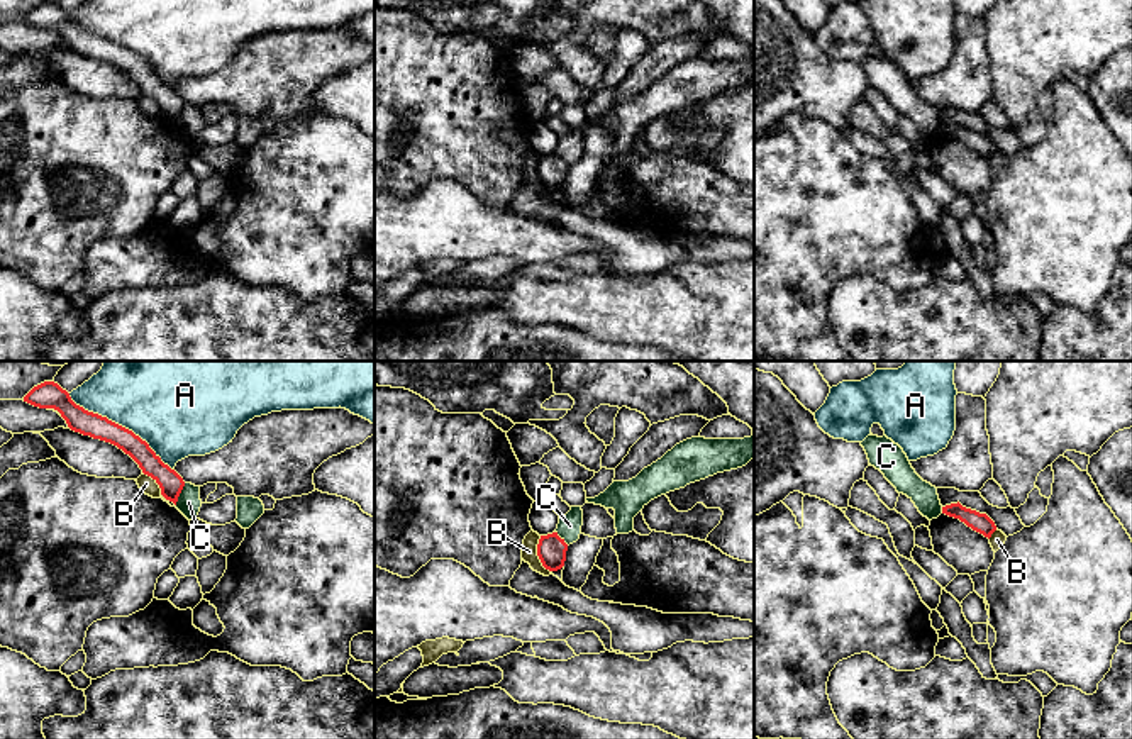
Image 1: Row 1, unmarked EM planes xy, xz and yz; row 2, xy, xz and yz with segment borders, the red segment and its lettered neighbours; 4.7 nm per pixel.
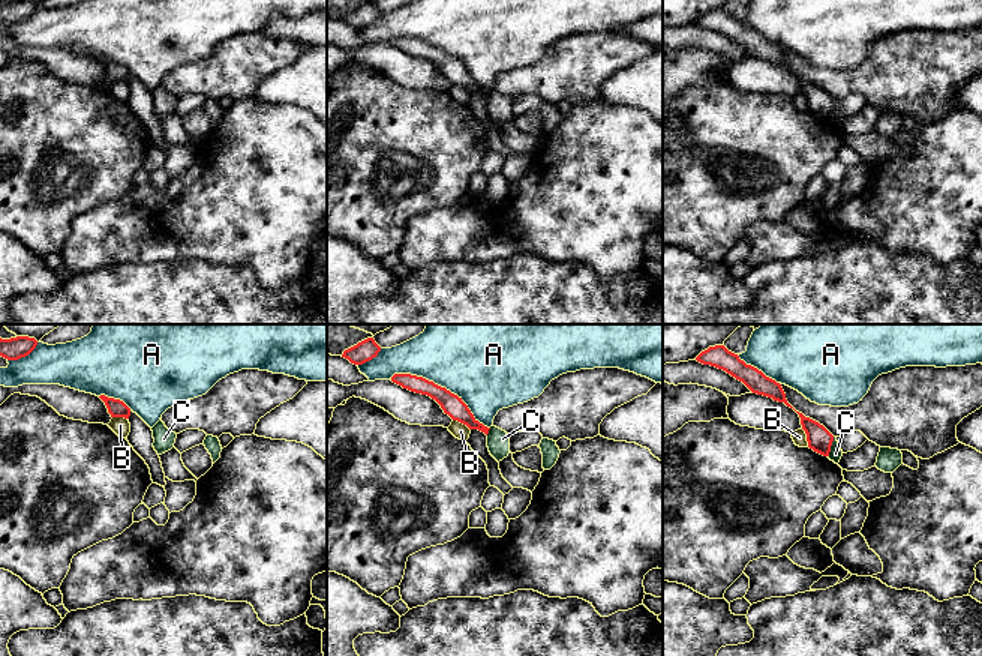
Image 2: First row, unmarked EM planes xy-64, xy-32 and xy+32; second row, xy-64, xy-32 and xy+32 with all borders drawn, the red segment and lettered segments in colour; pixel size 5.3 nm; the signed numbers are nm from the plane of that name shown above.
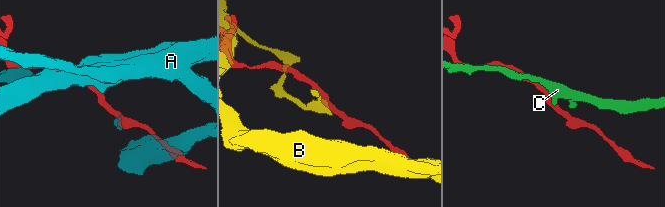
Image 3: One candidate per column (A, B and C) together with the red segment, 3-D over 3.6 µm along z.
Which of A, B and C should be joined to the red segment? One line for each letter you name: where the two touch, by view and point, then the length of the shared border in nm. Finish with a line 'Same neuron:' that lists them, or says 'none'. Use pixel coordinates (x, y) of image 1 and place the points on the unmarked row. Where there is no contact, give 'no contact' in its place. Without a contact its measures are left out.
Same neuron: none

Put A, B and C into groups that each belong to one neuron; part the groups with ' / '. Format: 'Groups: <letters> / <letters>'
Groups: A / B / C

